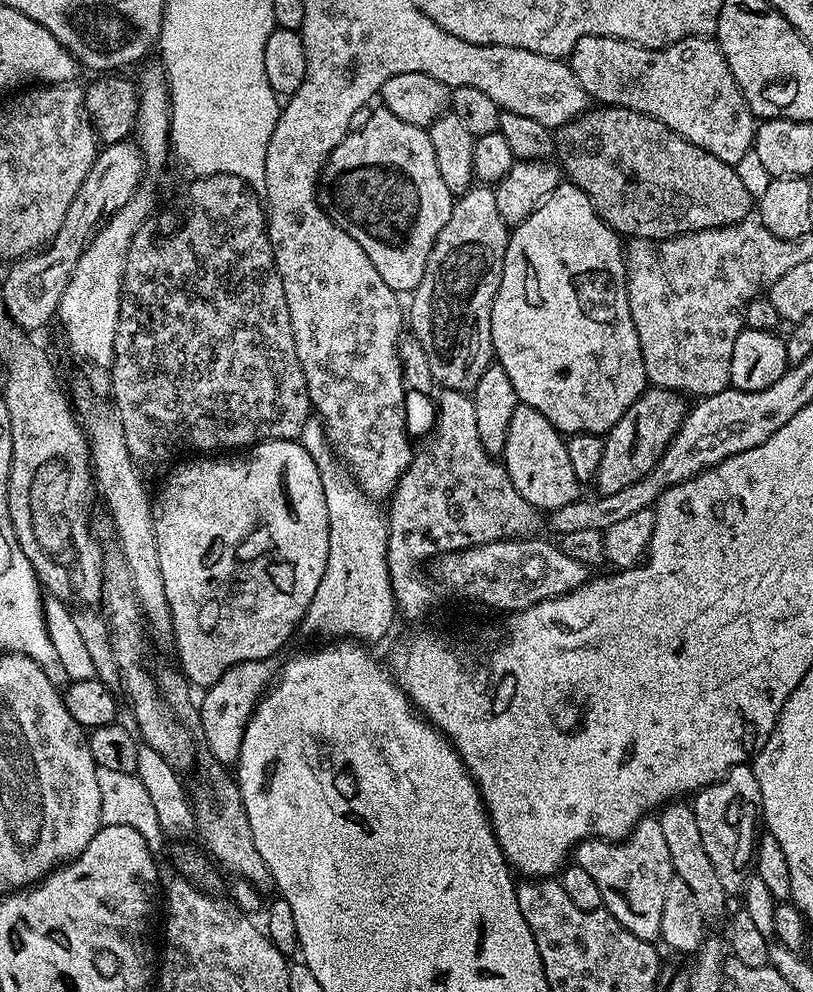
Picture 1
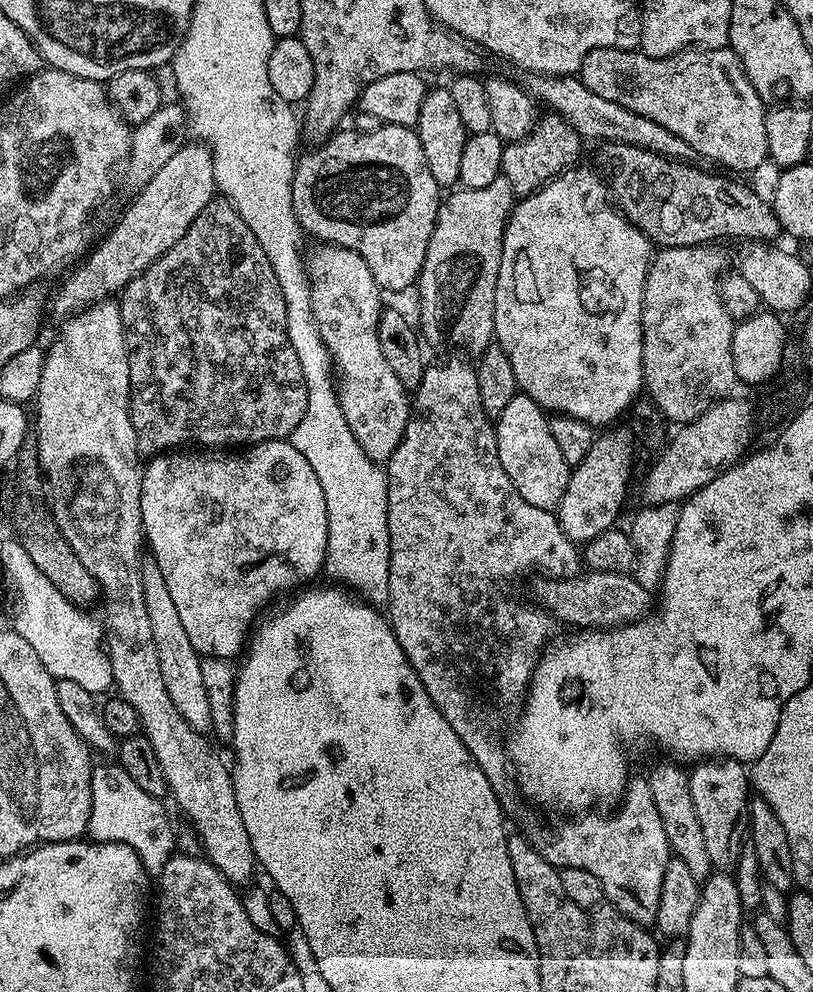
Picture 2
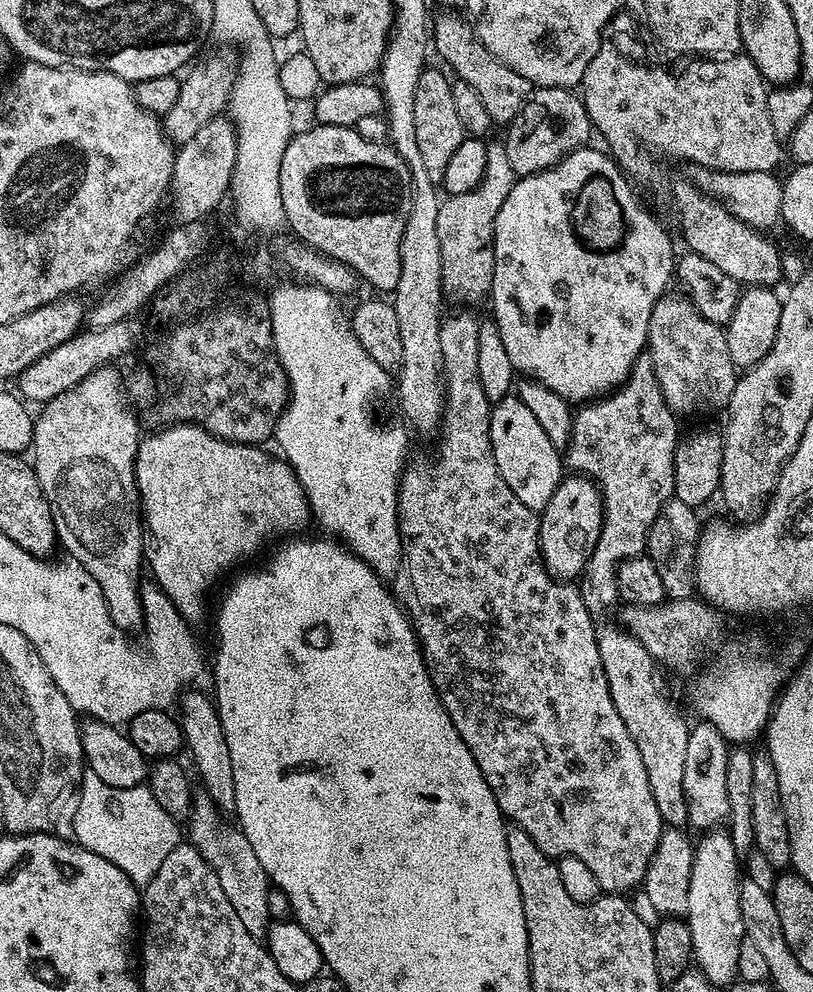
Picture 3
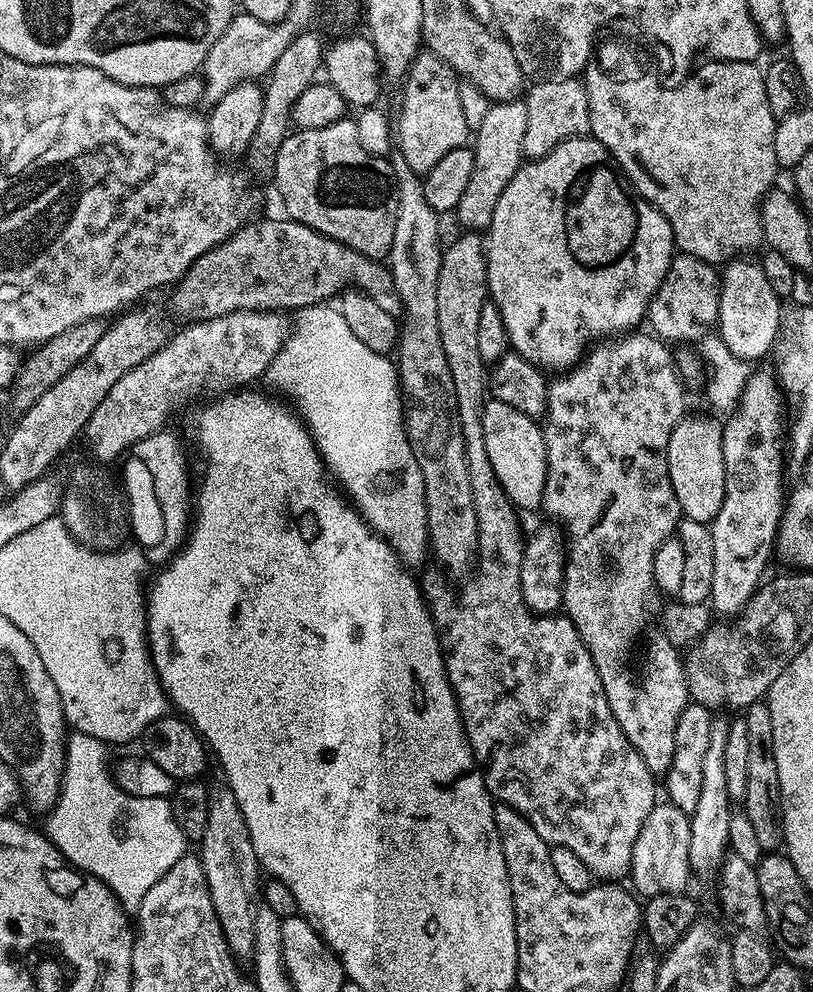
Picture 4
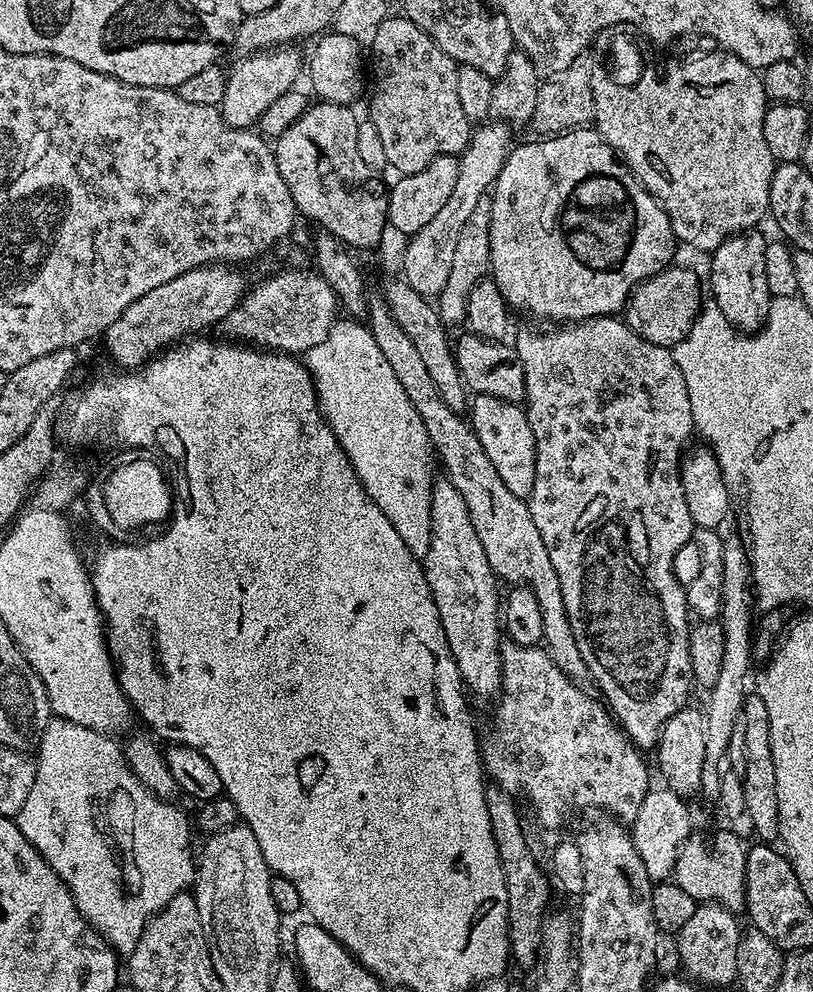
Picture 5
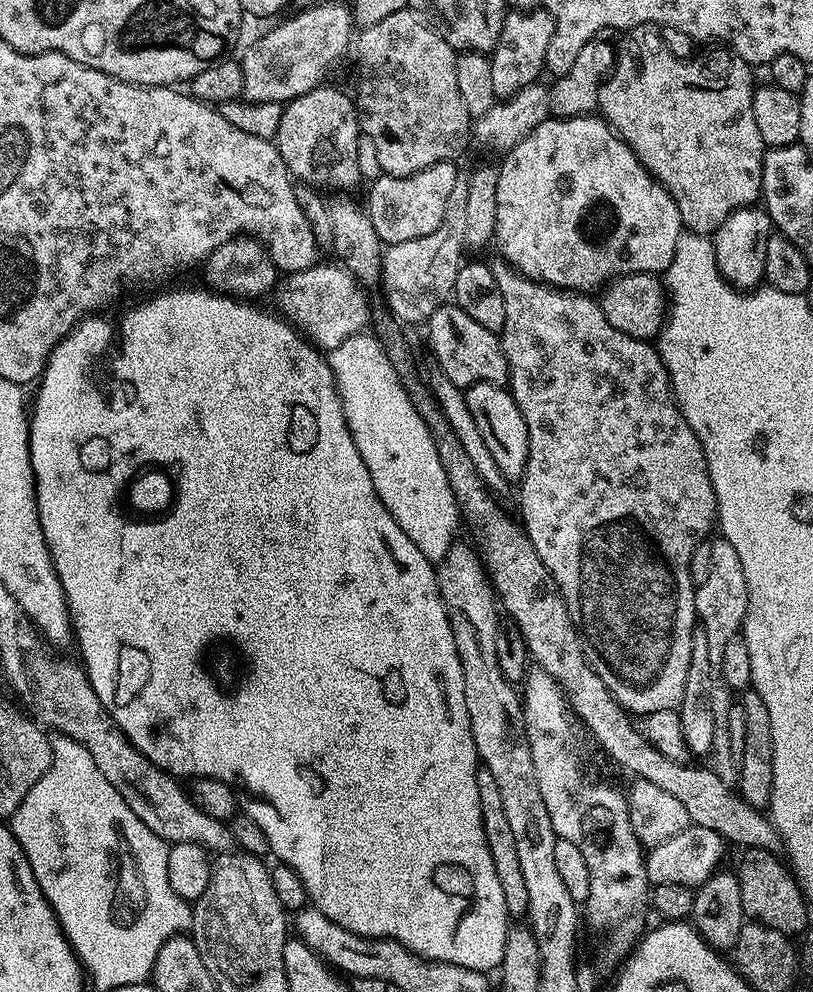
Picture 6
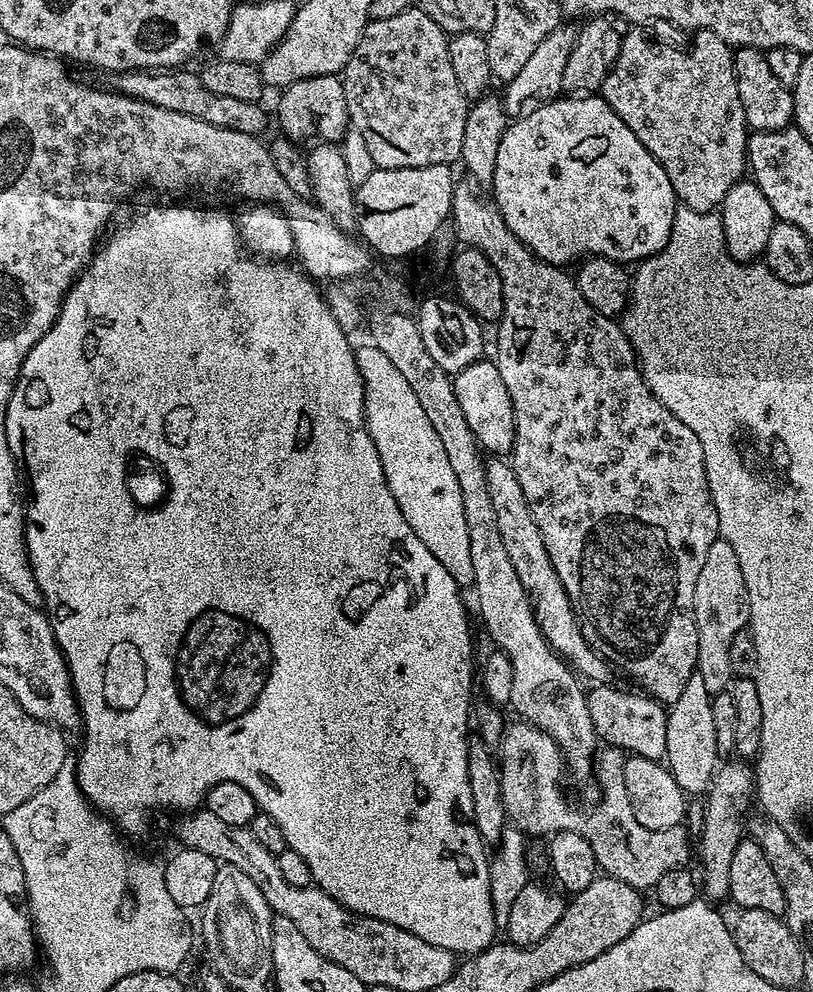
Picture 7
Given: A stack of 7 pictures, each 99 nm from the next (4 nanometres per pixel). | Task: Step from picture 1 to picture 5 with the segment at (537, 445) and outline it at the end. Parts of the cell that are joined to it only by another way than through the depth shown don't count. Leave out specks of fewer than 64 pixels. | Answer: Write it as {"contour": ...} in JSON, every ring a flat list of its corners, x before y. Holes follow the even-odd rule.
{"contour":[[473,395,470,400,470,423,474,434,478,434,478,442,482,442,482,450,486,450,486,458,490,458,494,470,498,470,498,478,502,478,506,490,527,498,530,490,534,490,536,461,536,435,534,430,530,430,527,411,519,404,502,402,502,398]]}

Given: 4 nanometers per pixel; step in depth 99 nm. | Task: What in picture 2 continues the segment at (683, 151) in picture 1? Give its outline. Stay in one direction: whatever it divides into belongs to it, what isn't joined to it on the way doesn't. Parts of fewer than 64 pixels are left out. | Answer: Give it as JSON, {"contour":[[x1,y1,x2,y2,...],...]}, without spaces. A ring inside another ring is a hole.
{"contour":[[609,143,607,149,603,171,615,207,635,228,642,230,644,237,651,240,653,245,660,248,694,248,697,244,724,242,720,240,772,242,776,235,781,235,782,229,771,203,758,198,747,183,739,184,736,180,715,176,704,168,695,168,695,163,672,160,669,156,659,156,633,144]]}

